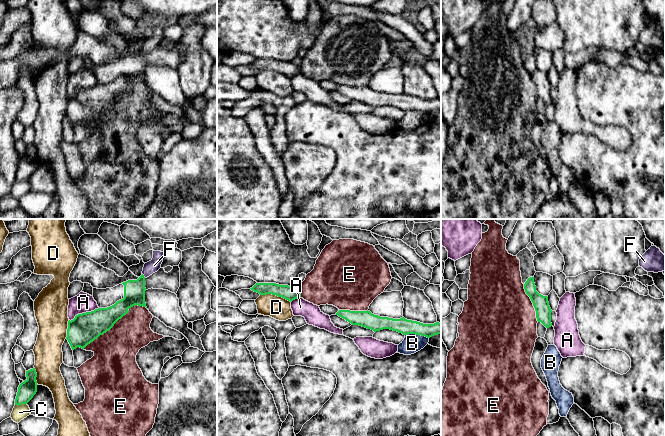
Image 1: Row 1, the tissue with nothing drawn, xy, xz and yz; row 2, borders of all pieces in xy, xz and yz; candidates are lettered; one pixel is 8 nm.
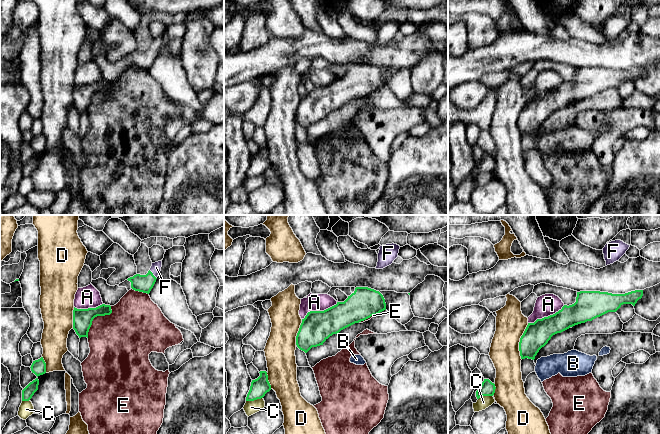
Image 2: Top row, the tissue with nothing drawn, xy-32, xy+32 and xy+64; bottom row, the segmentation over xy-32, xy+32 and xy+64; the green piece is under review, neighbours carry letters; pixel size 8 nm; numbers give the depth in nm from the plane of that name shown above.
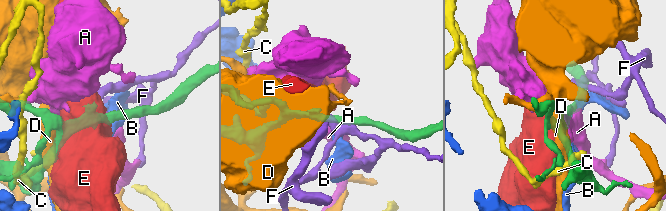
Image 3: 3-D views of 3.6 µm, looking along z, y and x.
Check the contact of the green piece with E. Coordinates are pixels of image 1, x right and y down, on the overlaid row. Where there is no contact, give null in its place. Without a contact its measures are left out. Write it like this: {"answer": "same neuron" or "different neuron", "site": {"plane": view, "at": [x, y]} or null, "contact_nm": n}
{"answer": "different neuron", "site": {"plane": "xy", "at": [115, 322]}, "contact_nm": 600}

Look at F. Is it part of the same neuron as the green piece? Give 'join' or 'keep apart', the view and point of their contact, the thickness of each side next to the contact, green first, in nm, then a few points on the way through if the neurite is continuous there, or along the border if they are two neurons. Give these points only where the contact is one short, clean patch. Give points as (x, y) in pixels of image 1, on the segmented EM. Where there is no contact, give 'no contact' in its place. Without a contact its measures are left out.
keep apart | xy (143, 275) | 180/100 nm | along xy (142, 273), (145, 277)

